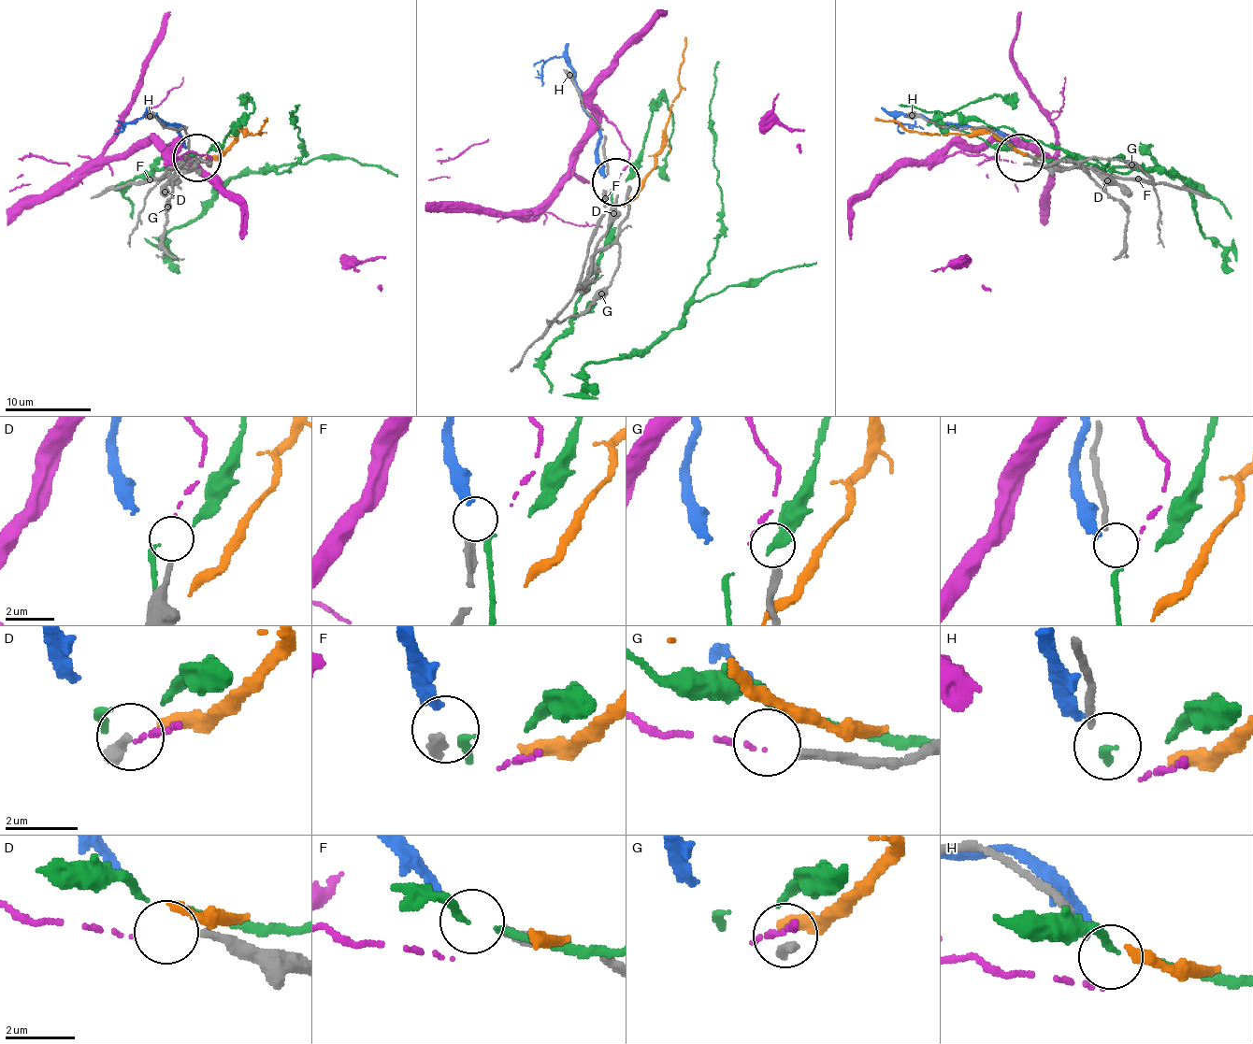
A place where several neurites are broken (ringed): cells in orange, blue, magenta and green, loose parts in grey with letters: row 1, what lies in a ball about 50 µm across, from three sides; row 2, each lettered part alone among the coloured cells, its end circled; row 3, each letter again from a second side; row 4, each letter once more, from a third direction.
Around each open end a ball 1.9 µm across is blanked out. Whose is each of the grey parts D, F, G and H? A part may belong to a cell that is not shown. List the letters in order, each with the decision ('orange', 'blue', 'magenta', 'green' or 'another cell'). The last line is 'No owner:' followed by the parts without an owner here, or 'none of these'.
D: magenta
F: blue
G: another cell
H: green
No owner: G

